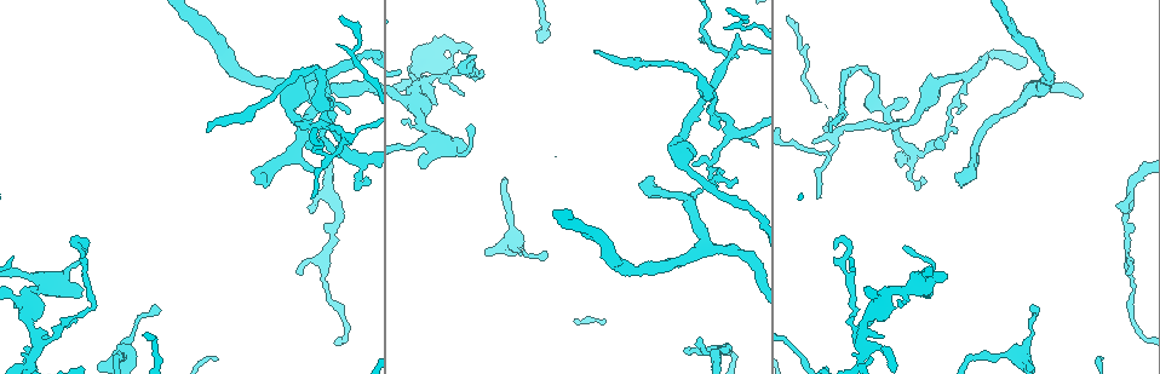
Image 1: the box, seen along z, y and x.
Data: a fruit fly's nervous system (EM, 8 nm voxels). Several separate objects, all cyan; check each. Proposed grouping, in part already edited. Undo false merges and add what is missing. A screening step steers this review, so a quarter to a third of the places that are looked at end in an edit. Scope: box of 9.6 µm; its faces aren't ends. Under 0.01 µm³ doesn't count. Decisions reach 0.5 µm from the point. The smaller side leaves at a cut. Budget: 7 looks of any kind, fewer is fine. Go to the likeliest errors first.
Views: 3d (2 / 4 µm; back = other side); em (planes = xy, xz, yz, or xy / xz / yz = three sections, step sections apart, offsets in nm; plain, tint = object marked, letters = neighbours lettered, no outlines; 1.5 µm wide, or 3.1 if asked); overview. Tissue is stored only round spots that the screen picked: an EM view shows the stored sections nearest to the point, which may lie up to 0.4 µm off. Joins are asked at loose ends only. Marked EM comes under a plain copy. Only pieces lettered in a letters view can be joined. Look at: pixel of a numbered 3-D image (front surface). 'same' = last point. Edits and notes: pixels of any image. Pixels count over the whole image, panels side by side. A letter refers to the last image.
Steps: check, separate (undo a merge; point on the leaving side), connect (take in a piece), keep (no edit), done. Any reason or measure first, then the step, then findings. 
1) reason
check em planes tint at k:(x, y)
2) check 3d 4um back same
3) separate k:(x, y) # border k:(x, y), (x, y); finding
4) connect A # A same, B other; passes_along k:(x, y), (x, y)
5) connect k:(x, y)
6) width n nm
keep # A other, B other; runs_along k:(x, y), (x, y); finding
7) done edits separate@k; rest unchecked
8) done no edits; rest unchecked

four or more arms meet
check 3d 4um at 1:(860, 344)

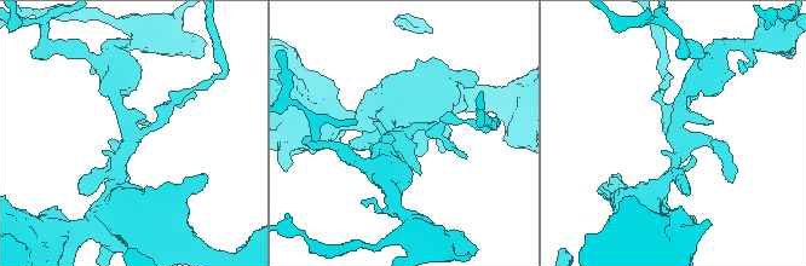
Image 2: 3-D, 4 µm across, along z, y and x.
shape alone is not enough
check em yz step 4 tint at 2:(130, 132)

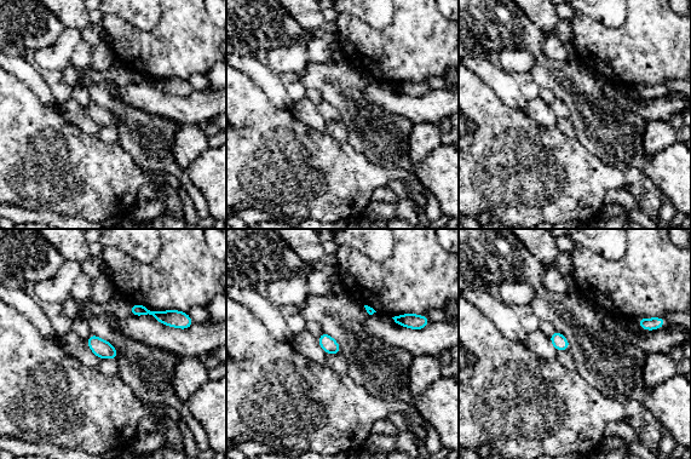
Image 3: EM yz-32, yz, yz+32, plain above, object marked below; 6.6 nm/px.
check em planes letters same

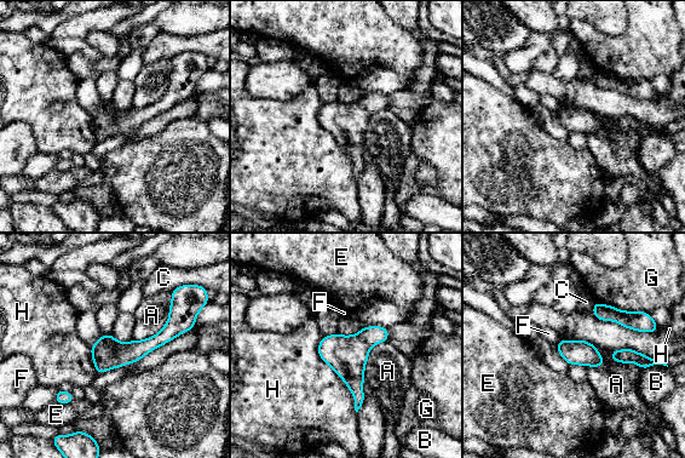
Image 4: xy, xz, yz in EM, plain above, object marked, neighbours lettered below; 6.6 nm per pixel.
keep # A other, B other, C other, E other, F other, G other, H other; continuous, no second neuron

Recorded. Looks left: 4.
branch stops here
check 3d 4um back at 1:(312, 170)

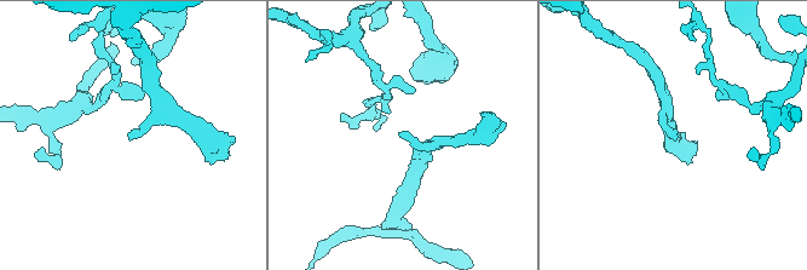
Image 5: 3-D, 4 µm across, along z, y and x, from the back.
need the tissue
check em planes letters at 5:(400, 136)

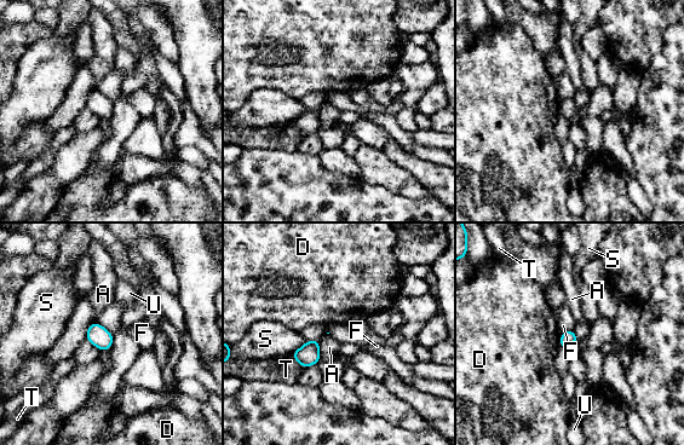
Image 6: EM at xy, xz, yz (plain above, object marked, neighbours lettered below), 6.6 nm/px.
keep # A other, D other, F other, S other, T other, U other; none of them fits

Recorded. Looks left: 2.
done no edits; rest unchecked

